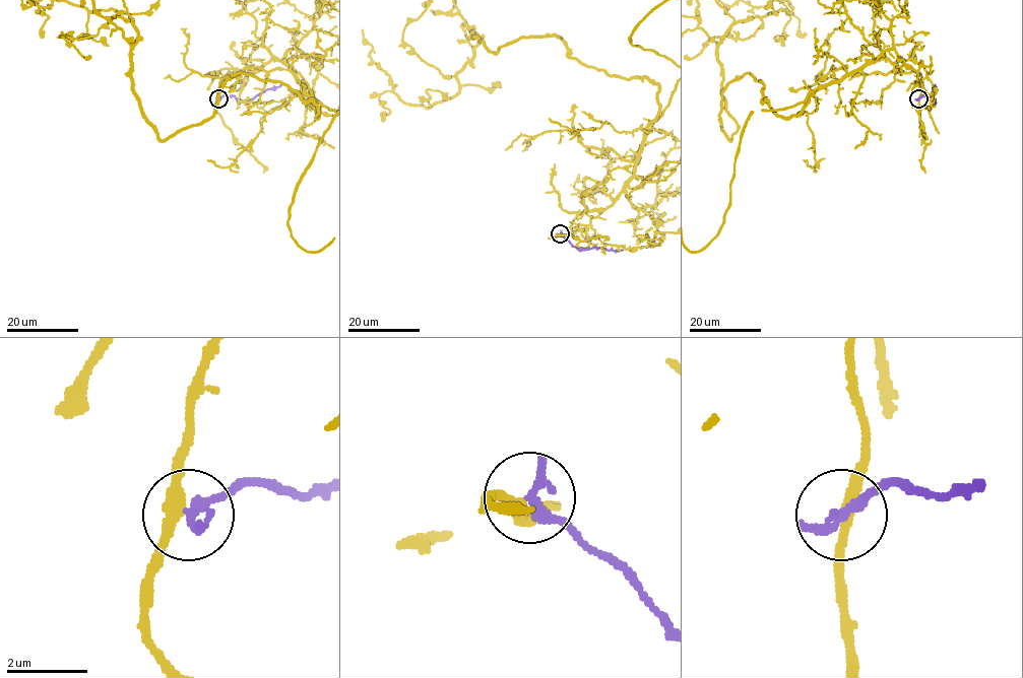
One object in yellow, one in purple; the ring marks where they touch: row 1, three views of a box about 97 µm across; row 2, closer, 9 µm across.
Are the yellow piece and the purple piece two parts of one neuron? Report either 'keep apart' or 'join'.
keep apart

